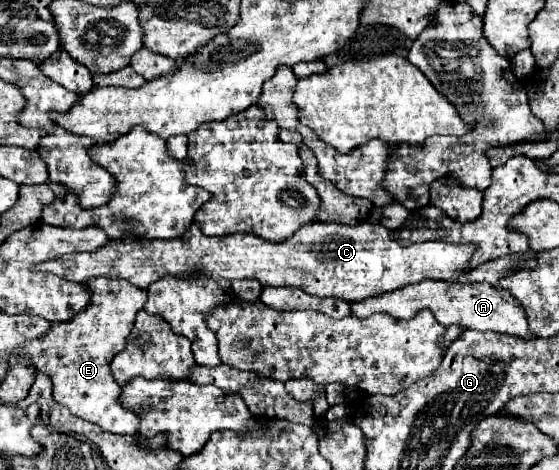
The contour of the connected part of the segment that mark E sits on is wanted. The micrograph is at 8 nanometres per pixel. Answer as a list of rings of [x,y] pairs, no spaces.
[[[106,277],[90,279],[86,285],[94,291],[92,303],[76,315],[76,319],[54,323],[48,335],[28,343],[28,355],[32,355],[32,363],[36,363],[38,371],[46,371],[52,377],[56,403],[68,407],[72,415],[86,421],[88,413],[92,413],[90,423],[100,425],[104,431],[134,435],[138,433],[140,417],[118,403],[120,387],[112,377],[110,363],[112,357],[126,347],[136,313],[146,305],[148,291],[138,289],[128,281]]]

